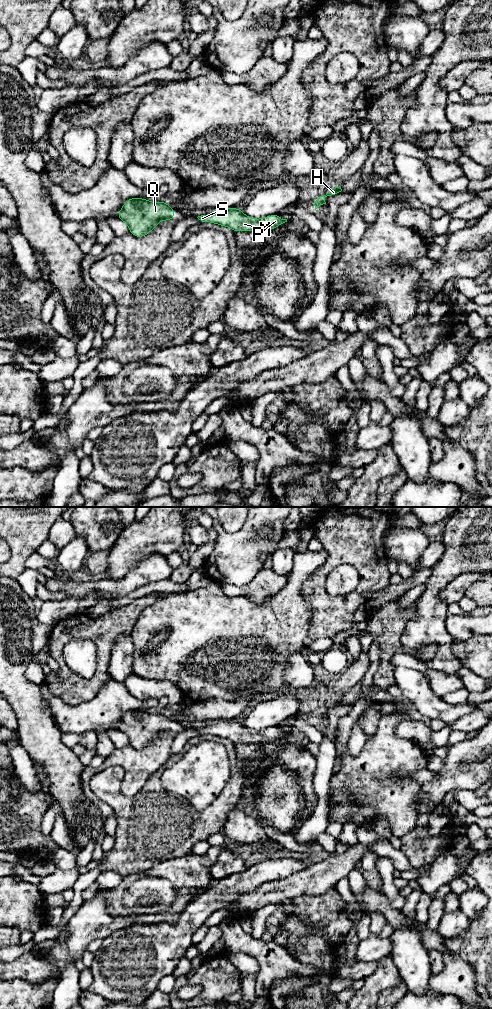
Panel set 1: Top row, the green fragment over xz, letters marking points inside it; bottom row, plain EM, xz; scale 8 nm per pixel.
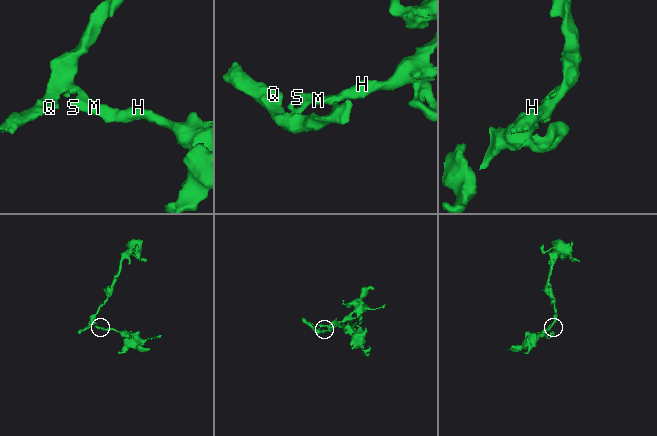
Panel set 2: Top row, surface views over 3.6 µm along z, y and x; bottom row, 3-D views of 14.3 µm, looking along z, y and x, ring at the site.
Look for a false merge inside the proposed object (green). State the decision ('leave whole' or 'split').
leave whole

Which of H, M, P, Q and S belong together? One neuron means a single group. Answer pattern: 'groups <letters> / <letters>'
groups H M P Q S

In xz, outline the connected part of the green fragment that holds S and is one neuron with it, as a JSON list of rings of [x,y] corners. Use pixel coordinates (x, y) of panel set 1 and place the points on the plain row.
[[[218,720],[213,725],[197,729],[202,734],[215,735],[229,739],[237,743],[264,743],[273,742],[287,731],[281,731],[279,726],[266,728],[260,731],[252,731],[244,726],[239,720]]]

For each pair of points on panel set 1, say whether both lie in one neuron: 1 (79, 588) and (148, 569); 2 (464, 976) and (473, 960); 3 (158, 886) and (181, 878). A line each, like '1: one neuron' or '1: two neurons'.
1: one neuron
2: two neurons
3: two neurons

